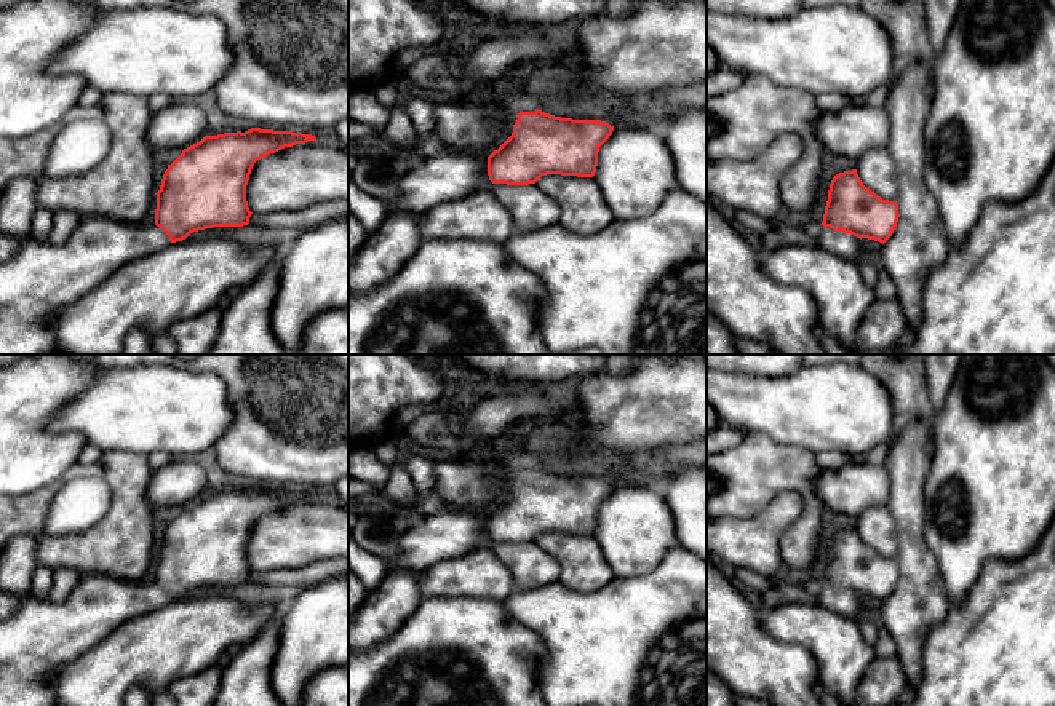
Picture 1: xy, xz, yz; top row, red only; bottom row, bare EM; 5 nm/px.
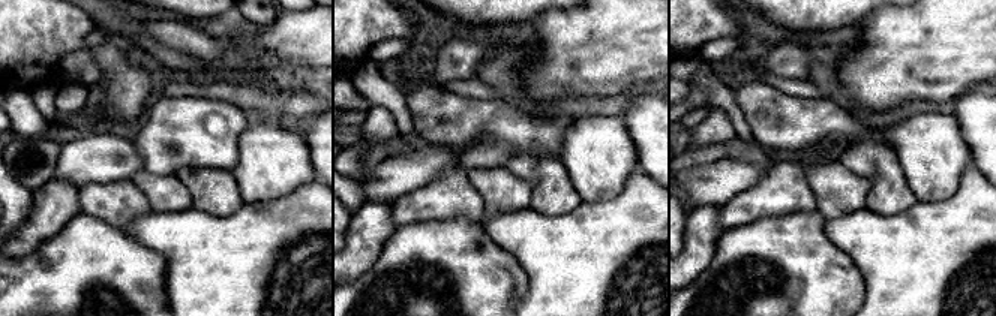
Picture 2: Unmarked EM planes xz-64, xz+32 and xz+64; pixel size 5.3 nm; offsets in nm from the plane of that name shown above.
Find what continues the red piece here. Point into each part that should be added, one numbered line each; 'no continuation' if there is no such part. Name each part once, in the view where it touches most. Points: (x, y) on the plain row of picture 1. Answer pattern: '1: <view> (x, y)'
1: xz (462, 483)

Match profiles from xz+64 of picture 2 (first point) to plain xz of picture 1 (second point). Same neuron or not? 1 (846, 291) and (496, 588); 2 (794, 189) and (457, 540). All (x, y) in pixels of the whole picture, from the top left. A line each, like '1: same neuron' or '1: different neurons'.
1: different neurons
2: different neurons

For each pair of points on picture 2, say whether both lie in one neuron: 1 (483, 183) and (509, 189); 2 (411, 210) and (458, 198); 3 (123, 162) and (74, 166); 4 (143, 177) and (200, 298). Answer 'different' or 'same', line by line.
1: same
2: same
3: same
4: different

